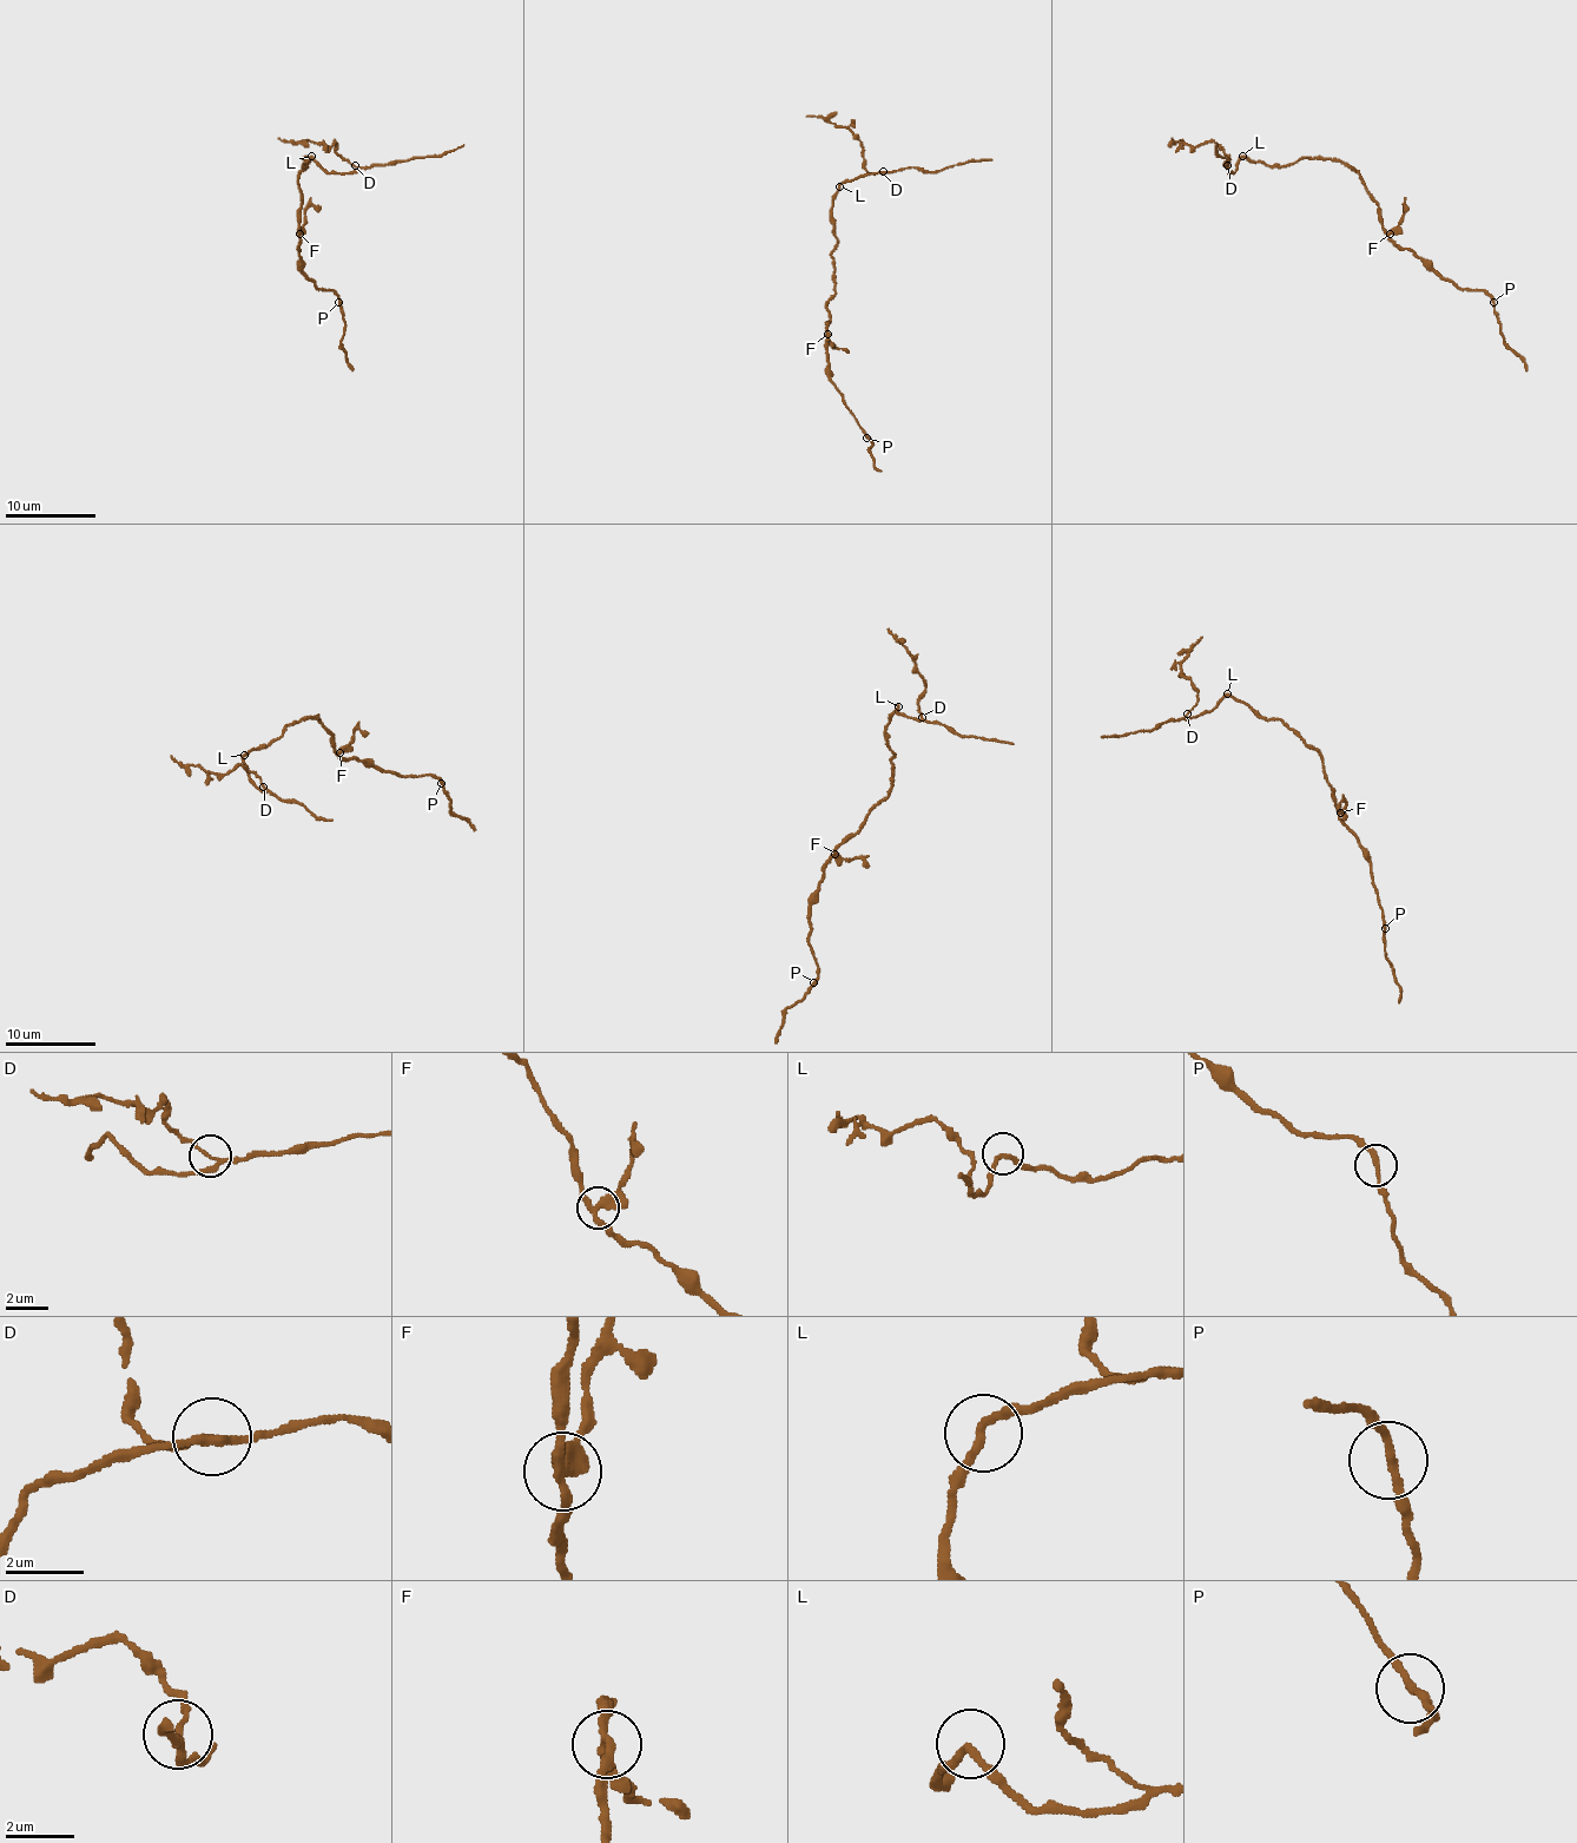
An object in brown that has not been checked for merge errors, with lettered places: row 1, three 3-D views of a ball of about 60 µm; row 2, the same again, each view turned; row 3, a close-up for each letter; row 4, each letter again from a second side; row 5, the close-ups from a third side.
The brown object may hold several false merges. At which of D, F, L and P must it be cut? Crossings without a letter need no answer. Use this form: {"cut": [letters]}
{"cut": ["D", "F"]}

